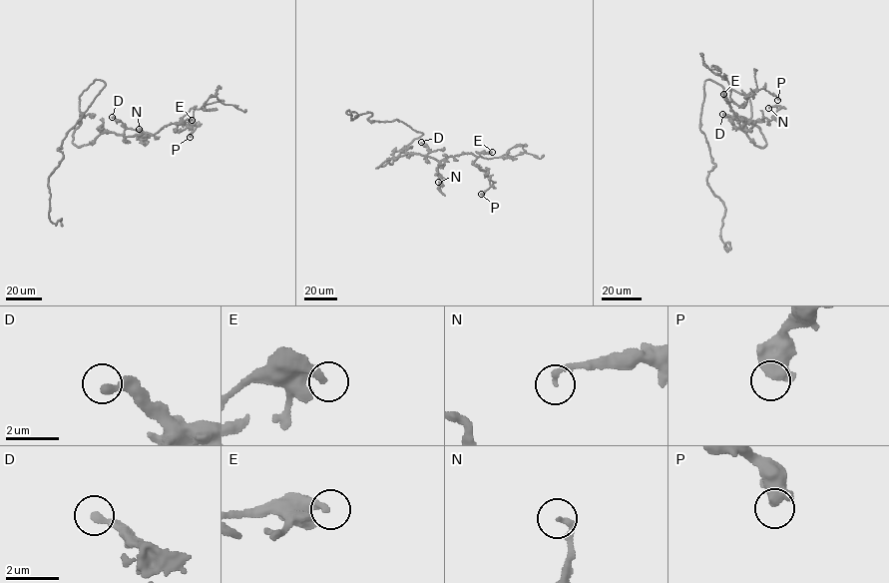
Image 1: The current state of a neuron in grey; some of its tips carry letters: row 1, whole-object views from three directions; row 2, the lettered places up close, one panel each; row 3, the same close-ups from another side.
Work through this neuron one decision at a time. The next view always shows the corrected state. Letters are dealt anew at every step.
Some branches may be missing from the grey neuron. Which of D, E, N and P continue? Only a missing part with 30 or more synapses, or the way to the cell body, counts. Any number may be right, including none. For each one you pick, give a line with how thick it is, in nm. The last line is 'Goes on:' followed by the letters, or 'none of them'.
Goes on: none of them

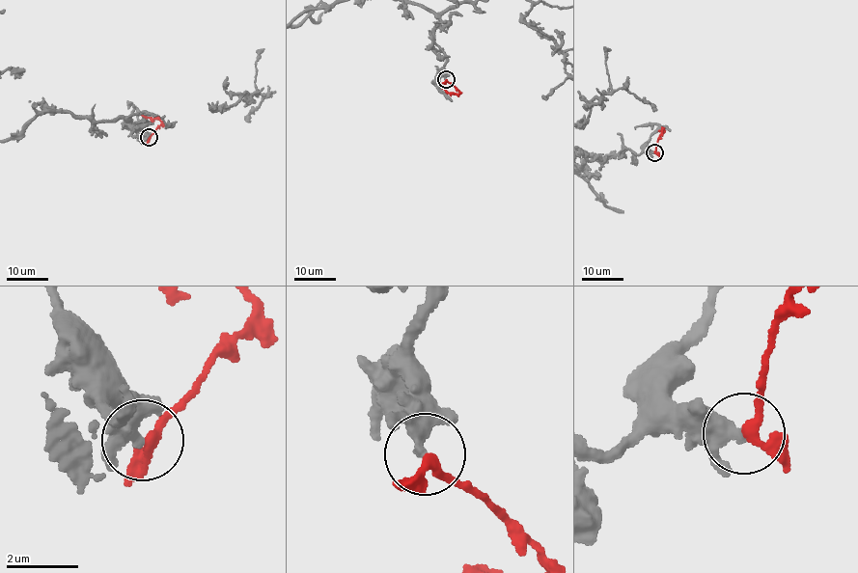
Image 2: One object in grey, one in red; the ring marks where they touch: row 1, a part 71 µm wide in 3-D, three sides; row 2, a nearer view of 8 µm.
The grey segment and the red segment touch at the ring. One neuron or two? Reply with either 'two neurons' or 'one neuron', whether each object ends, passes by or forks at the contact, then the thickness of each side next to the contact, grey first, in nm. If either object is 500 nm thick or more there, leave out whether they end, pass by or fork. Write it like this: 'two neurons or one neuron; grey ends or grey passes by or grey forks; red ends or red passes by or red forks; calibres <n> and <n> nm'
two neurons; grey ends; red passes by; calibres 360 and 220 nm

